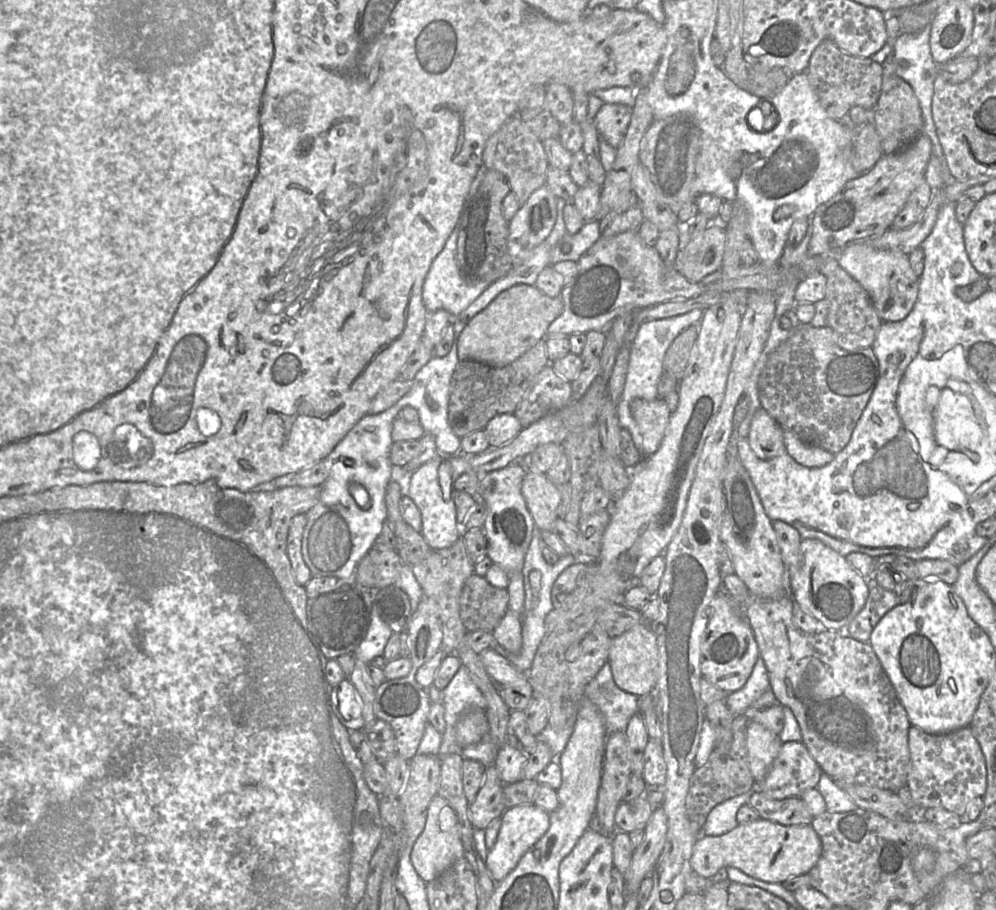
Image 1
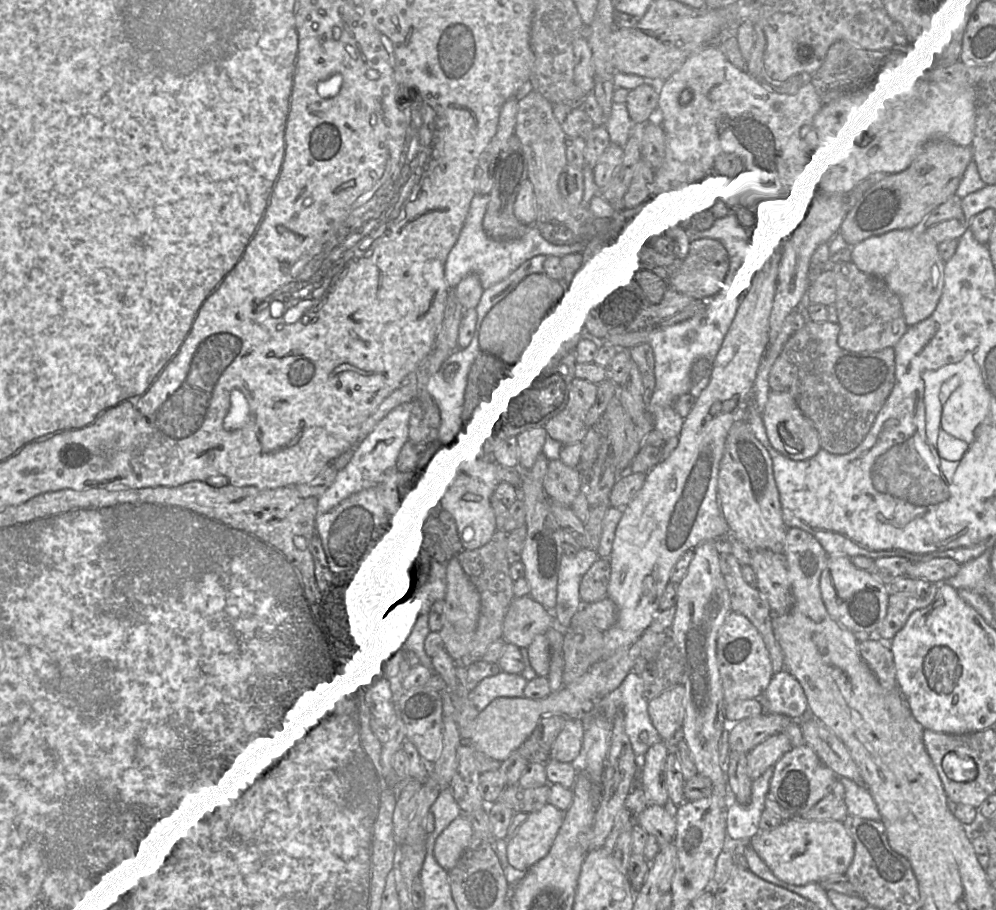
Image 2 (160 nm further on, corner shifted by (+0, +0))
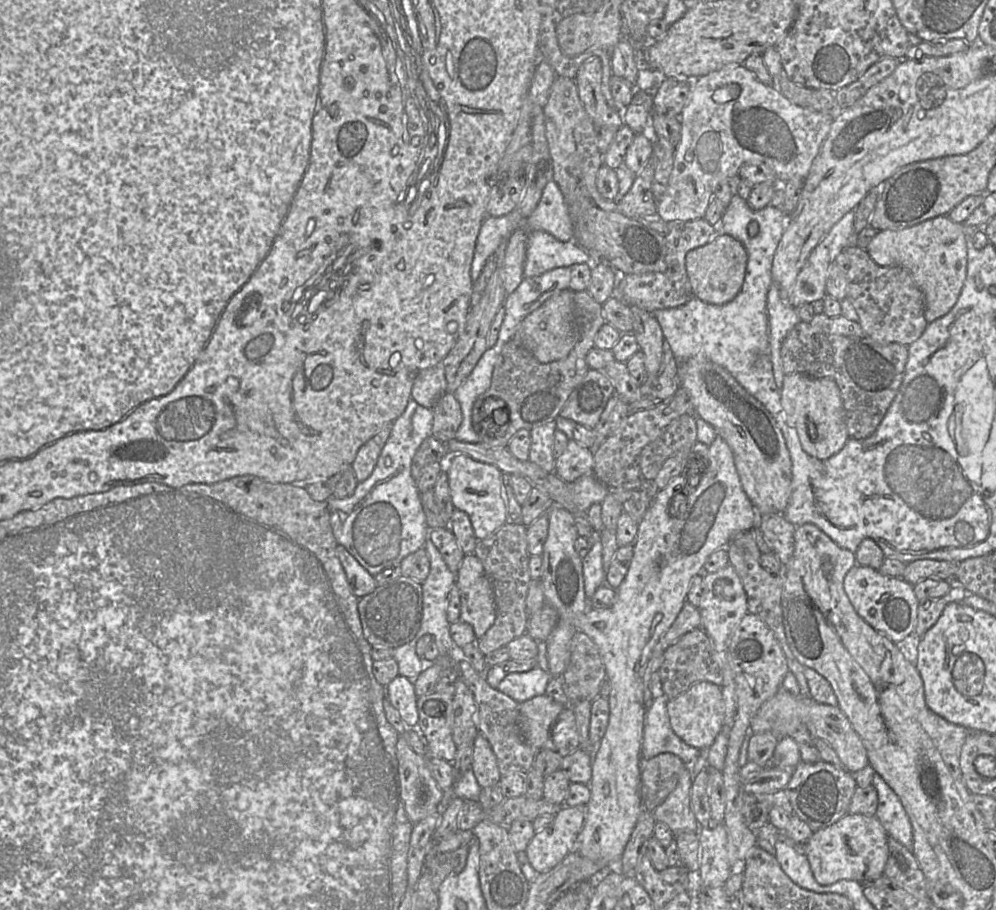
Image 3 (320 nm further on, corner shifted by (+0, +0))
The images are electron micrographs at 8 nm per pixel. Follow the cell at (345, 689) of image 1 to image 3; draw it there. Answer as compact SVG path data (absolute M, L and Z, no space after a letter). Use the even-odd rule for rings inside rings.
M398 675L386 687L386 699L399 712L402 720L410 727L417 725L419 715L417 710L417 694L414 682Z

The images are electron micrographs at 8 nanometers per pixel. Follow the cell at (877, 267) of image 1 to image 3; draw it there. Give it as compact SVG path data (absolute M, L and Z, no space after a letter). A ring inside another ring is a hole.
M938 216L900 230L884 230L876 234L866 251L875 263L883 267L901 266L907 269L924 296L925 319L928 323L945 316L958 301L967 277L968 236L977 232L976 227L966 227L945 216Z

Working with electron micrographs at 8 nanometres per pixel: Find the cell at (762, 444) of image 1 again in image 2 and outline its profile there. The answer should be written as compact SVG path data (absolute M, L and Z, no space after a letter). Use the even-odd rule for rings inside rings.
M770 389L762 410L762 419L771 446L783 456L793 460L807 460L821 450L814 424L802 413L791 394Z

